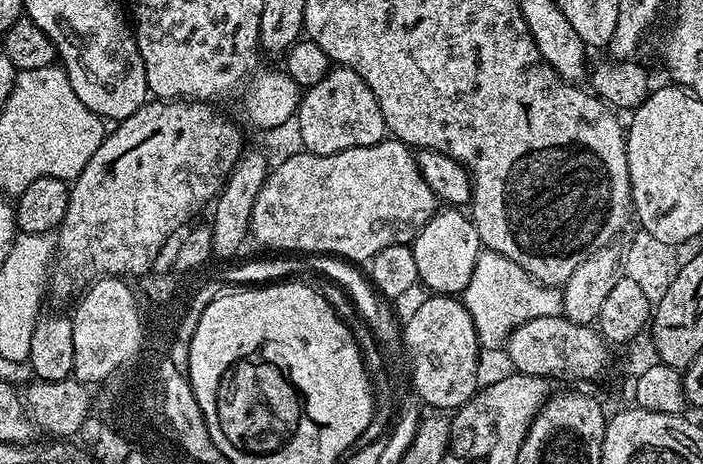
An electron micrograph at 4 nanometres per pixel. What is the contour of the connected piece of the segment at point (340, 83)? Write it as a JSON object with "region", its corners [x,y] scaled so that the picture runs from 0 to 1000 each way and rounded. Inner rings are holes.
{"region":[[[482,142],[468,144],[464,168],[428,205],[427,237],[418,252],[418,267],[427,274],[427,302],[432,308],[428,313],[448,336],[532,315],[549,293],[543,237],[526,185],[521,185],[504,151]]]}

